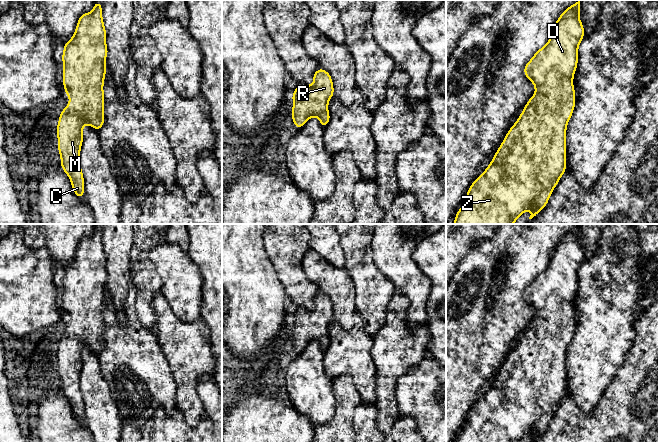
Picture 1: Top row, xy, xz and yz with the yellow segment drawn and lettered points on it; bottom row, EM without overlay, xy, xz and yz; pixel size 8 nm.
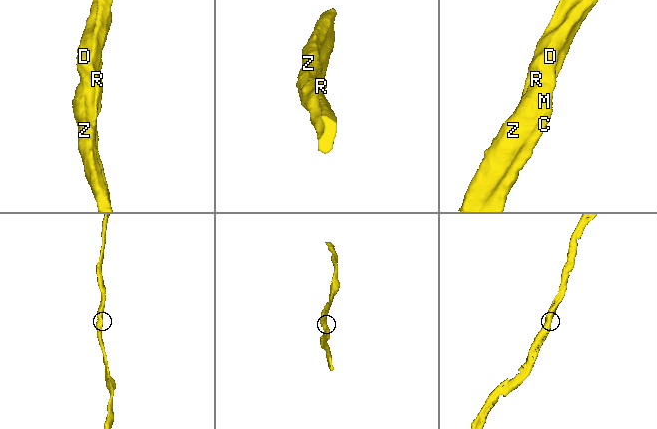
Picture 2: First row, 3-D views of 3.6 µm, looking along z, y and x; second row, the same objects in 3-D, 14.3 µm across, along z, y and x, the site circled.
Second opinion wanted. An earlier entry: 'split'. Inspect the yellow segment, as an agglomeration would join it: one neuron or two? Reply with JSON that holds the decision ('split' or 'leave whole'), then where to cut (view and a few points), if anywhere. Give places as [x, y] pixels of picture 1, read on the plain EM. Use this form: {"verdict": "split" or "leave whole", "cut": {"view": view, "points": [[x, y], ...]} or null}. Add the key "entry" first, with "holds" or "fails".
{"entry": "fails", "verdict": "leave whole", "cut": null}

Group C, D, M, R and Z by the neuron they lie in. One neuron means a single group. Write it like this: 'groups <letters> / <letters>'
groups C D M R Z

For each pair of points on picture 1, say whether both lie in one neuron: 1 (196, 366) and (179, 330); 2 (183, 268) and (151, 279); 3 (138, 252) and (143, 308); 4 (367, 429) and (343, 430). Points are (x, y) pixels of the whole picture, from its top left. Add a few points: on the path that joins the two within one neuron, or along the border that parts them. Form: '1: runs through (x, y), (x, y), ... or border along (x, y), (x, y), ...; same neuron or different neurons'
1: runs through (190, 357), (187, 347), (180, 339); same neuron
2: border along (149, 255), (162, 280), (161, 290); different neurons
3: runs through (141, 266), (142, 294); same neuron
4: border along (356, 407), (352, 419), (354, 431); different neurons

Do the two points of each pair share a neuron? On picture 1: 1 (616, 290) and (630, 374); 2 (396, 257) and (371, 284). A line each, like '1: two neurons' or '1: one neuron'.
1: two neurons
2: two neurons

